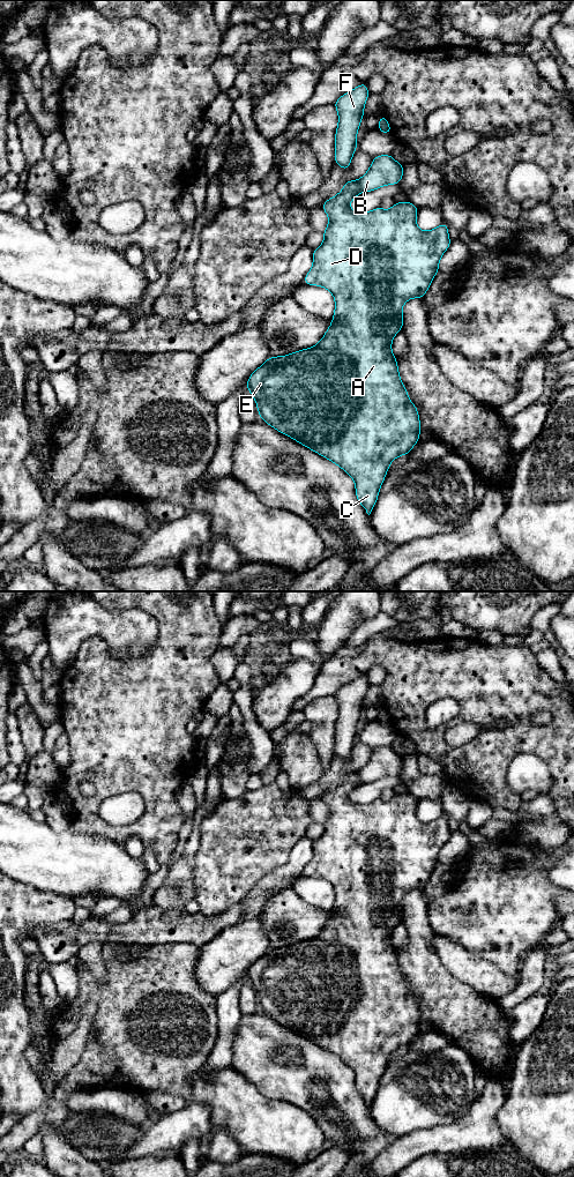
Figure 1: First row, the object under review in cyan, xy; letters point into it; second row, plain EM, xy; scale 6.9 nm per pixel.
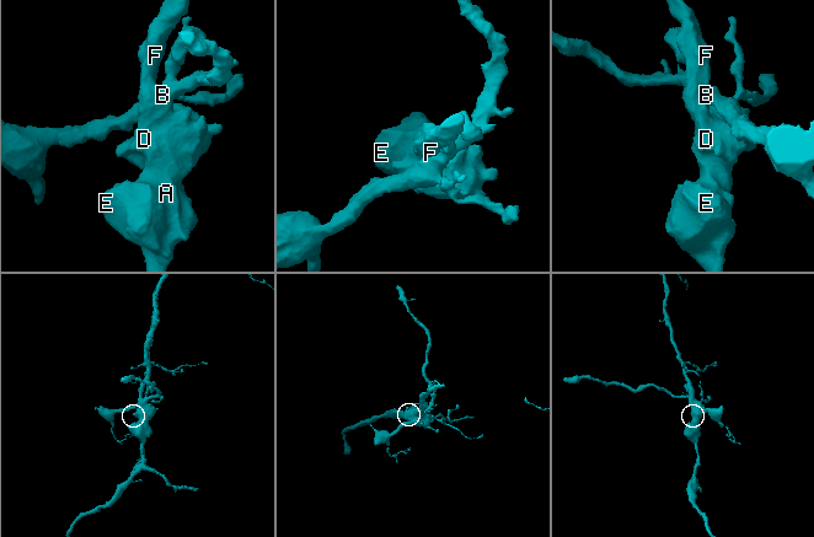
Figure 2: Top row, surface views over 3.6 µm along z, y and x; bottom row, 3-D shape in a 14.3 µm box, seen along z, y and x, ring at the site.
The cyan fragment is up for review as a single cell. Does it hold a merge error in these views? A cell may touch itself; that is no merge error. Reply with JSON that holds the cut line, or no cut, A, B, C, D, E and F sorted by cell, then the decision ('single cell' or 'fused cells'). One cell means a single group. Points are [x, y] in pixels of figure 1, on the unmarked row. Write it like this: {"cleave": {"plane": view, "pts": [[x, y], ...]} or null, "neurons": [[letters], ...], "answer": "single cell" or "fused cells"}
{"cleave": {"plane": "xy", "pts": [[357, 772], [357, 781], [359, 783]]}, "neurons": [["A", "C", "D", "E", "F"], ["B"]], "answer": "fused cells"}

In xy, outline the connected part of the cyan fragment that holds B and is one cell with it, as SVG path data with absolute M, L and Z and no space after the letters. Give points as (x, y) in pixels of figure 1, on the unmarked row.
M392 746L374 747L368 762L358 772L358 783L365 784L386 776L400 775L404 757L397 754Z

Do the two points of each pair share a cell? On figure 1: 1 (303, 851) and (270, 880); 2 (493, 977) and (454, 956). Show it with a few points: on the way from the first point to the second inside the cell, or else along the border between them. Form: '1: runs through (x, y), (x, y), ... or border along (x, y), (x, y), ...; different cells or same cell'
1: runs through (297, 861), (280, 878); same cell
2: runs through (484, 976), (463, 966); same cell

